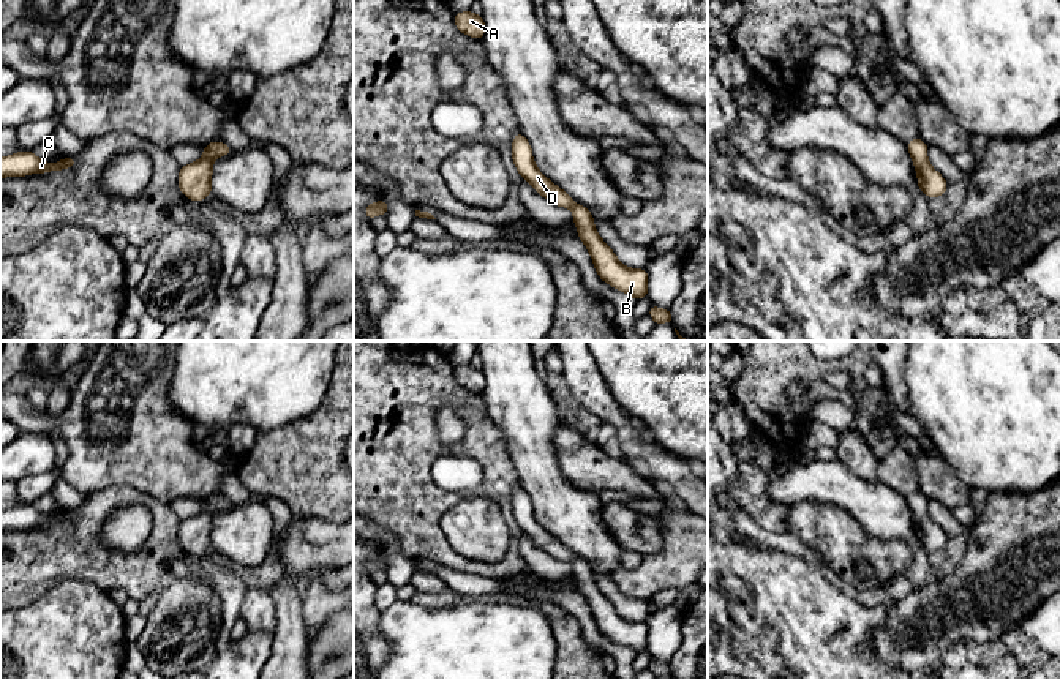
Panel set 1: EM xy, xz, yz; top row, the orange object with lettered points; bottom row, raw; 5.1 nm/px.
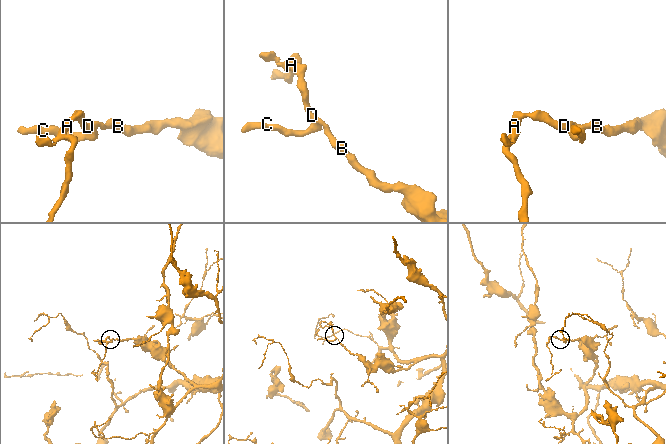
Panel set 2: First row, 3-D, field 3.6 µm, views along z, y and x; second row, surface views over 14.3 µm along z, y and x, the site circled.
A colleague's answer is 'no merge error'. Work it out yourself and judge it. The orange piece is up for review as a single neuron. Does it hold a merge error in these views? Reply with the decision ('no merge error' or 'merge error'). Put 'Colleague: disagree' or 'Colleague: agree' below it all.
no merge error
Colleague: agree

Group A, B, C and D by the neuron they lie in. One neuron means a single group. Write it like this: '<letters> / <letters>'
A B C D

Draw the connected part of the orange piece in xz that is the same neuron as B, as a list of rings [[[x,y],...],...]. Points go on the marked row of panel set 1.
[[[523,133],[513,136],[512,159],[518,174],[532,185],[537,194],[558,207],[573,212],[578,238],[586,245],[599,278],[611,287],[629,294],[637,302],[648,297],[646,267],[635,270],[619,262],[613,249],[597,234],[592,213],[577,204],[564,189],[558,188],[537,169],[531,144]]]

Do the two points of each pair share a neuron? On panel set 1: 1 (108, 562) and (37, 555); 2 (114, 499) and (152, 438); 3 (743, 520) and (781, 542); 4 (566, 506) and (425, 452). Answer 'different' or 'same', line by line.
1: same
2: different
3: same
4: different

